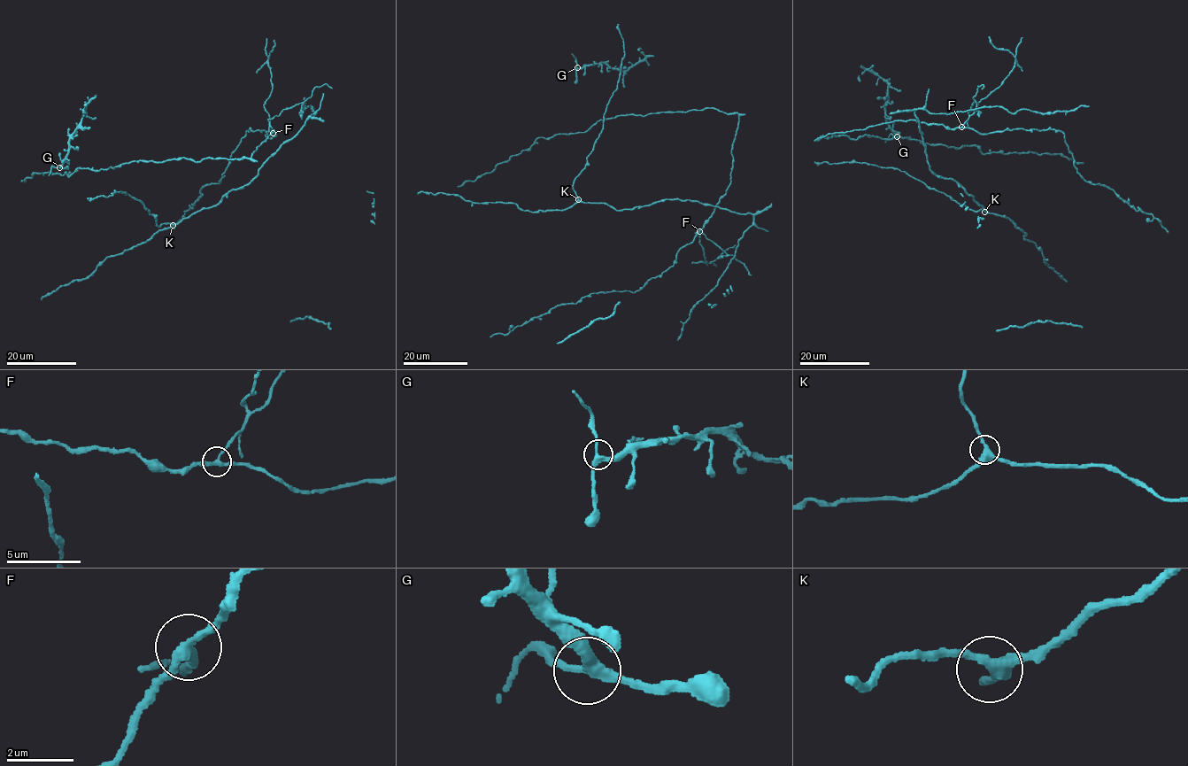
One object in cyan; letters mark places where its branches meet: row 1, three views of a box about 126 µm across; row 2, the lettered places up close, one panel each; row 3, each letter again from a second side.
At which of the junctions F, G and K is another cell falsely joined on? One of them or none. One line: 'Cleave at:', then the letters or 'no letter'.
Cleave at: F

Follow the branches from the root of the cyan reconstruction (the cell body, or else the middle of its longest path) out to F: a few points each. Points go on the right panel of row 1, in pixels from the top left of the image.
F: (968, 114), (968, 119), (962, 127)

